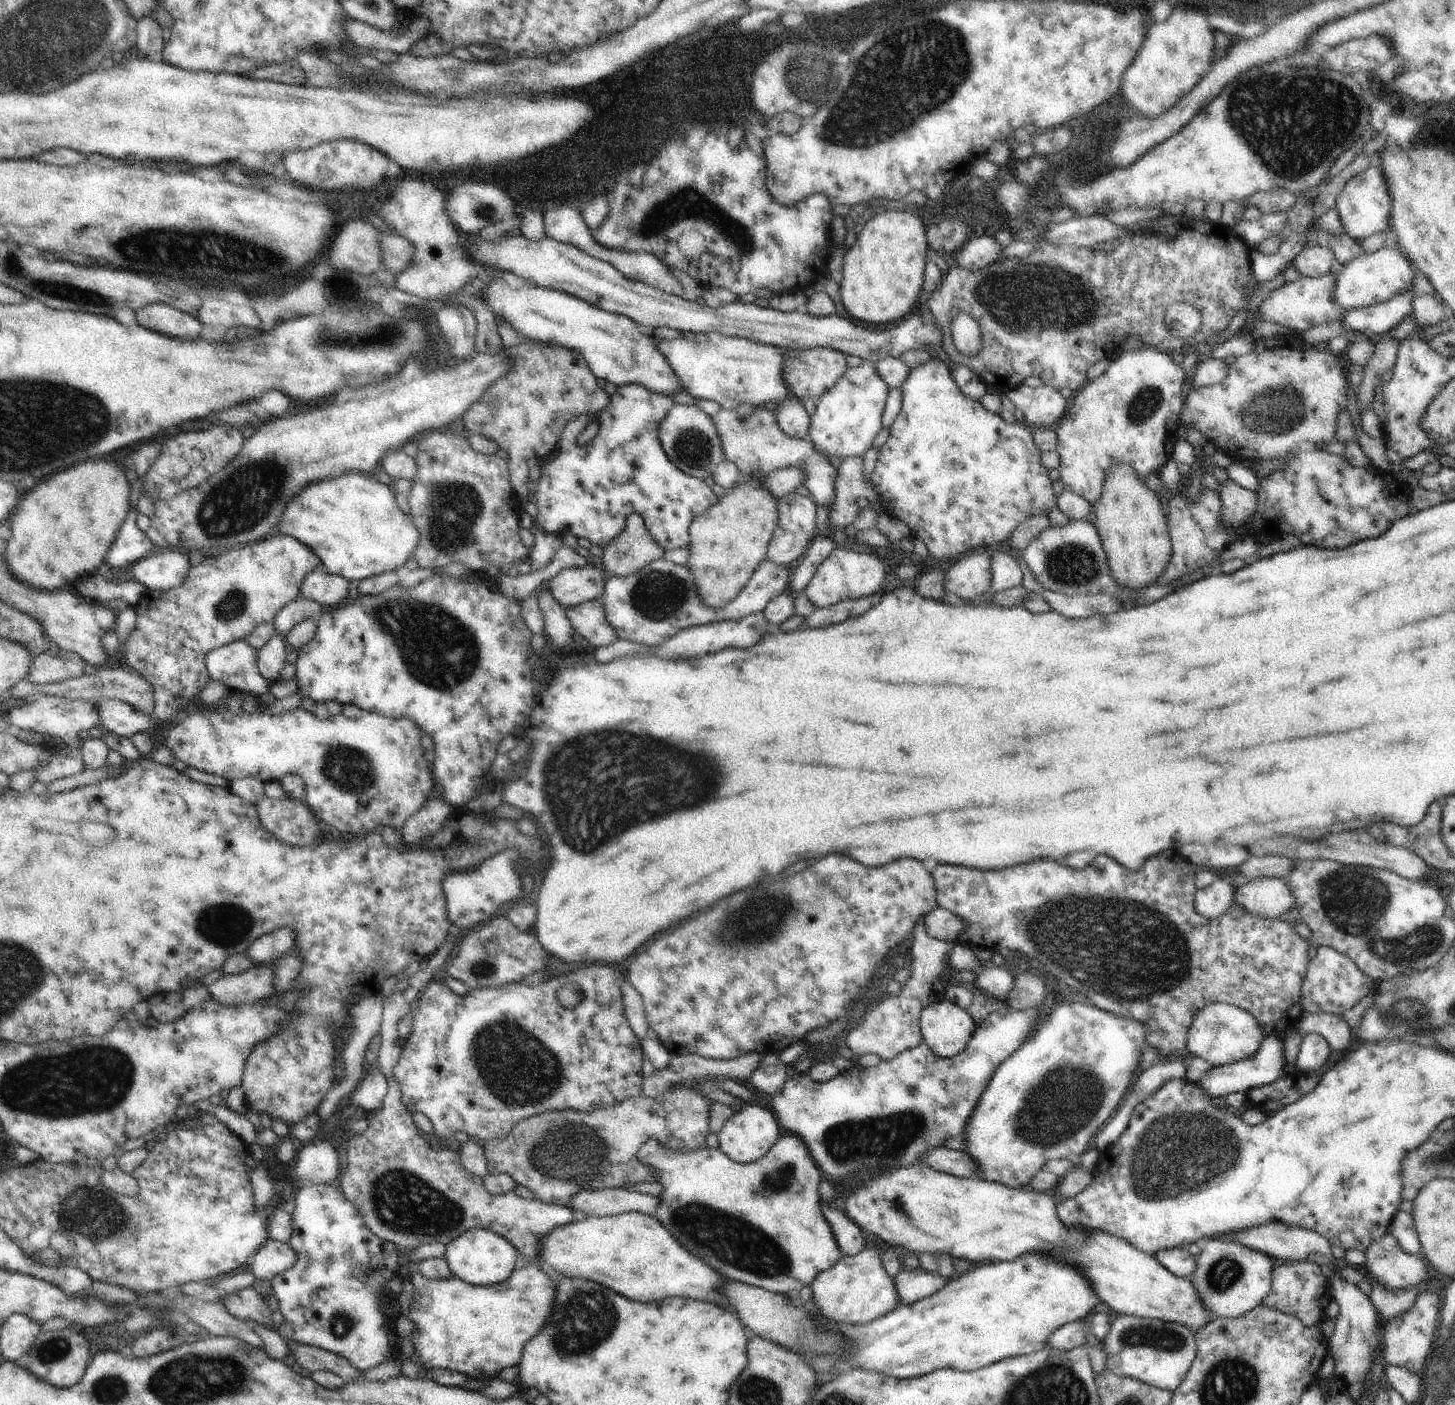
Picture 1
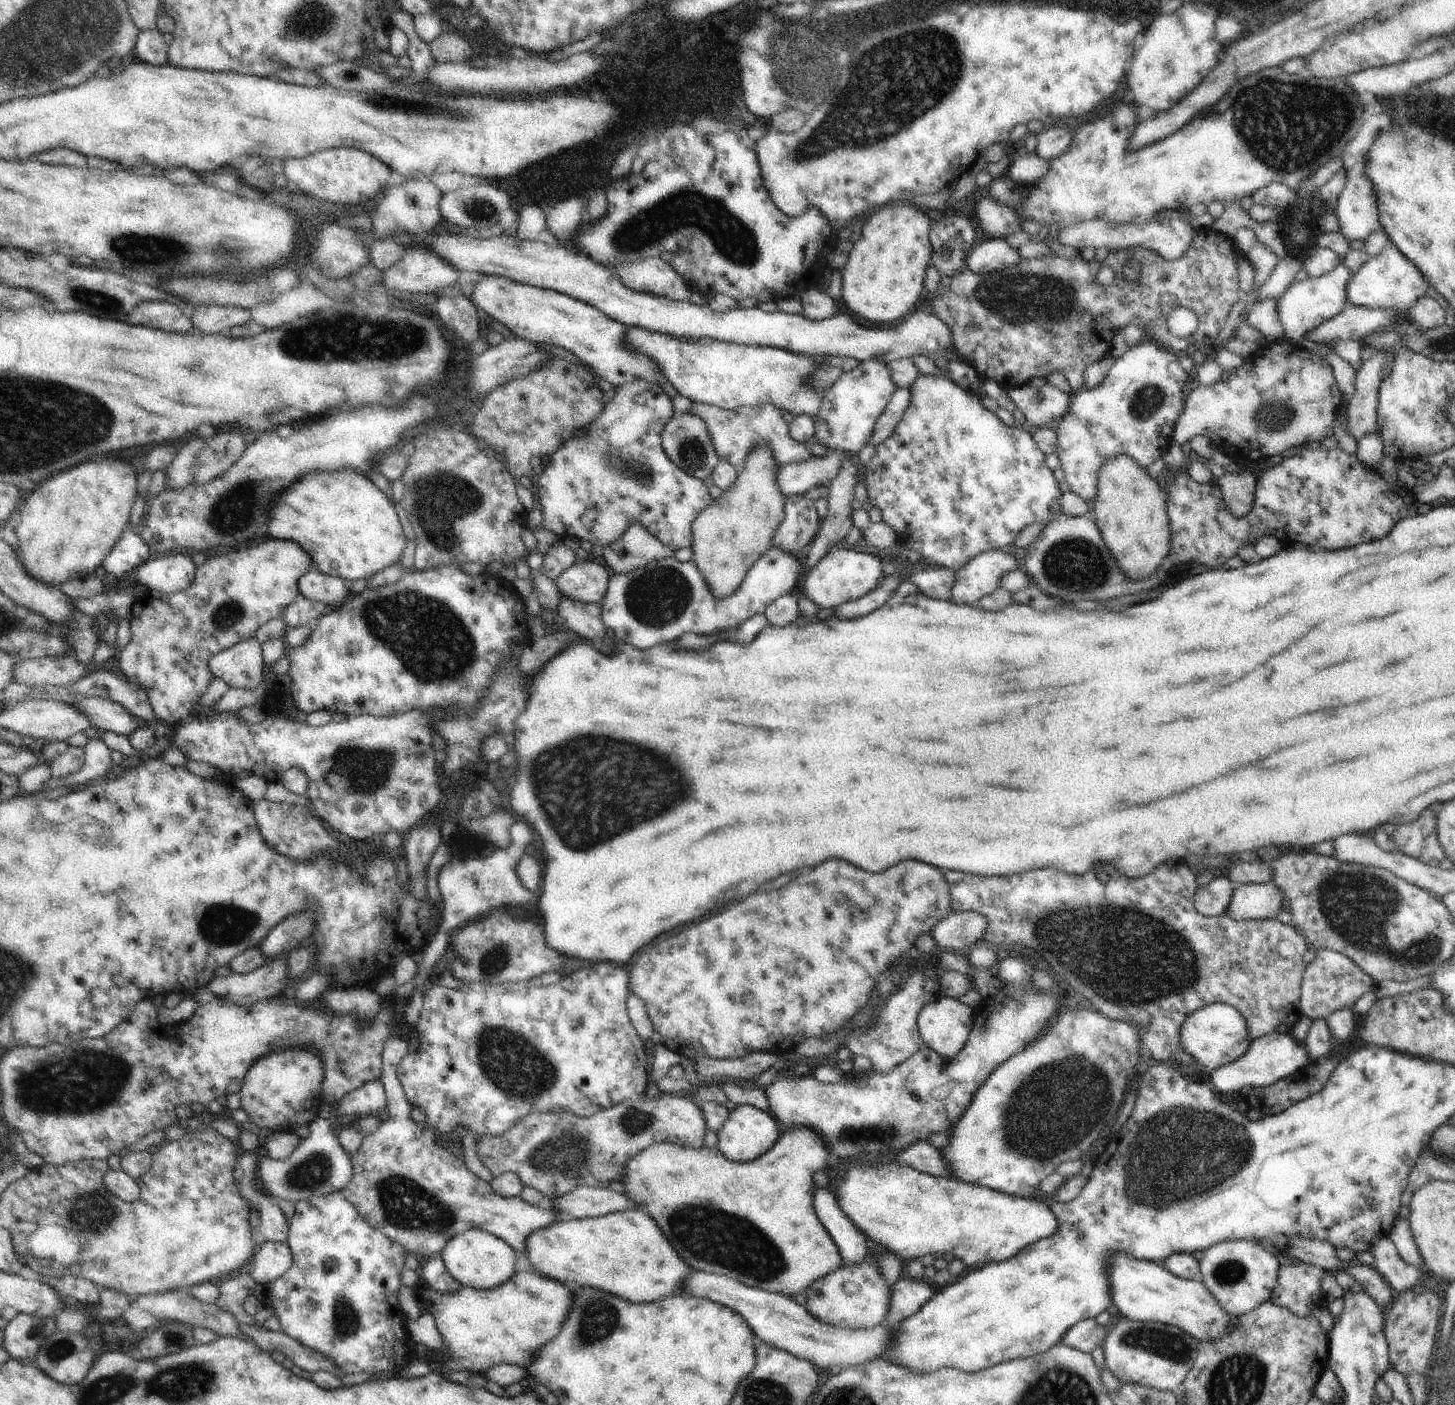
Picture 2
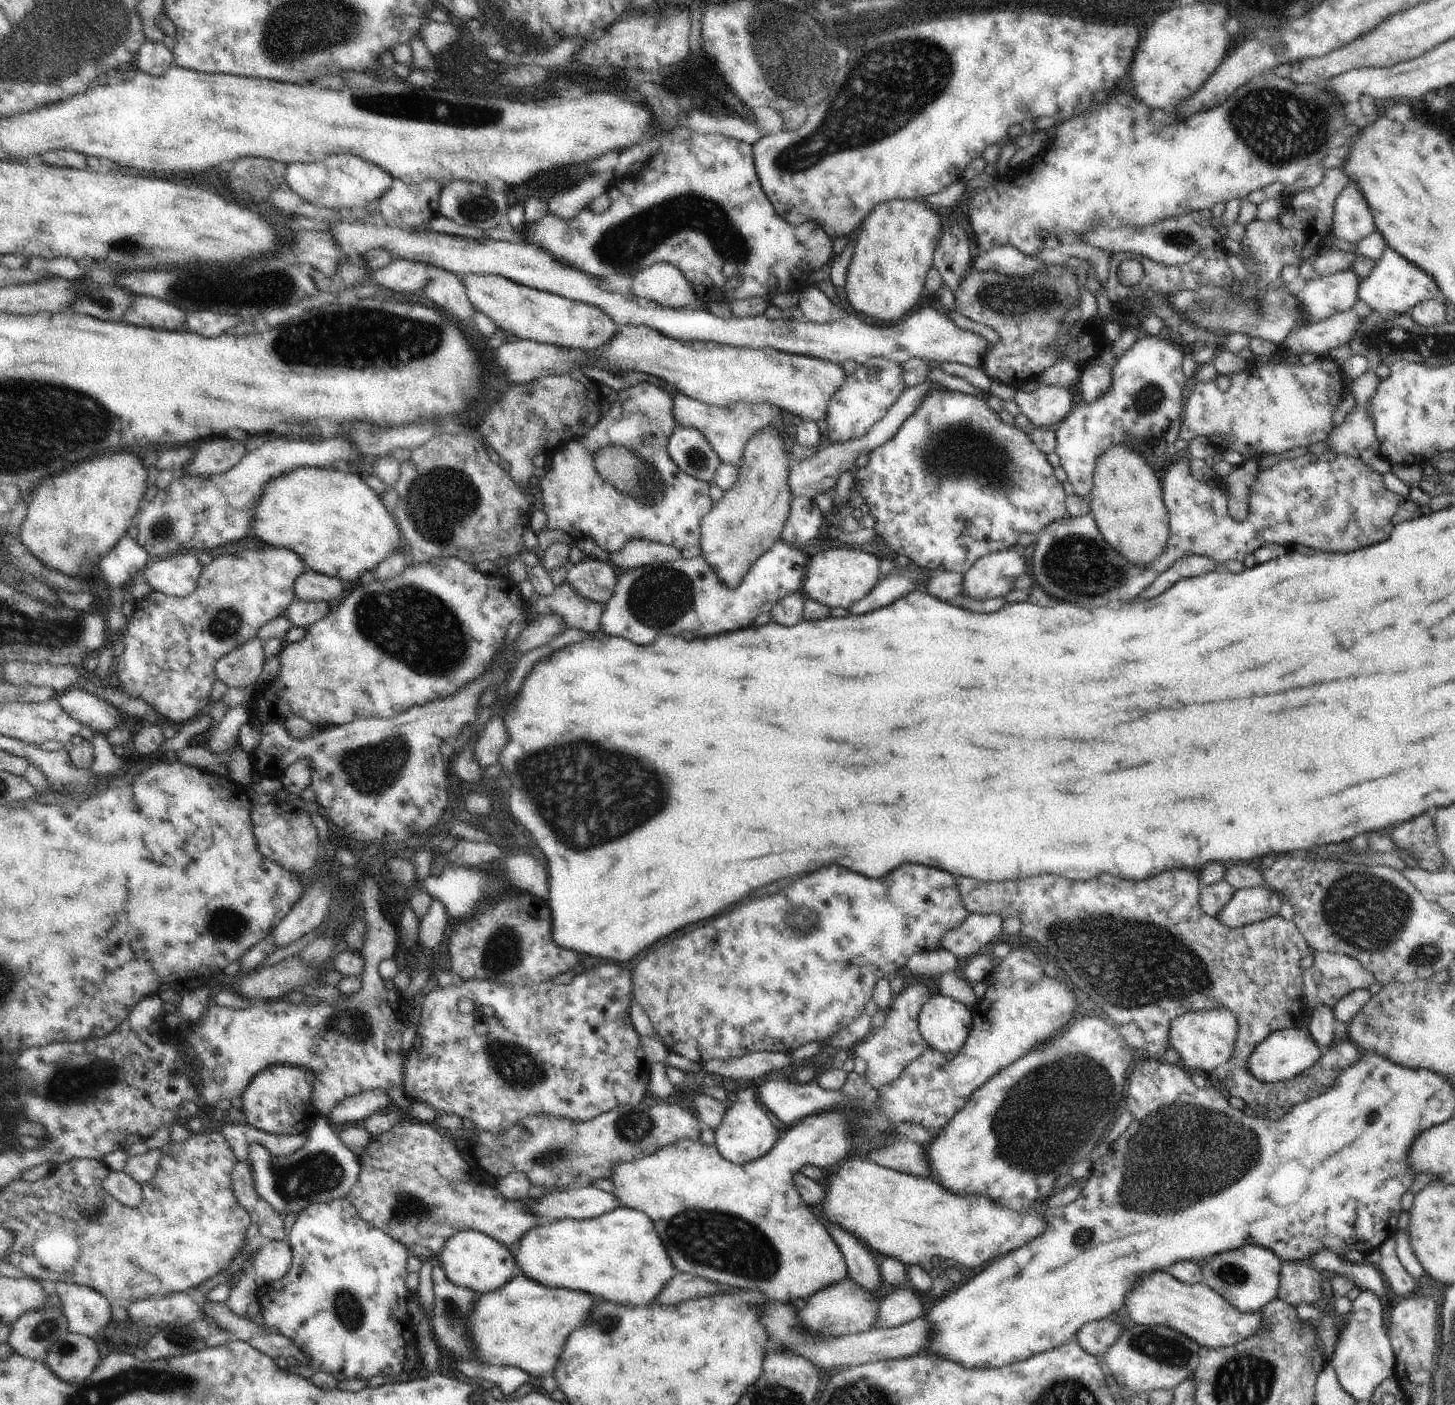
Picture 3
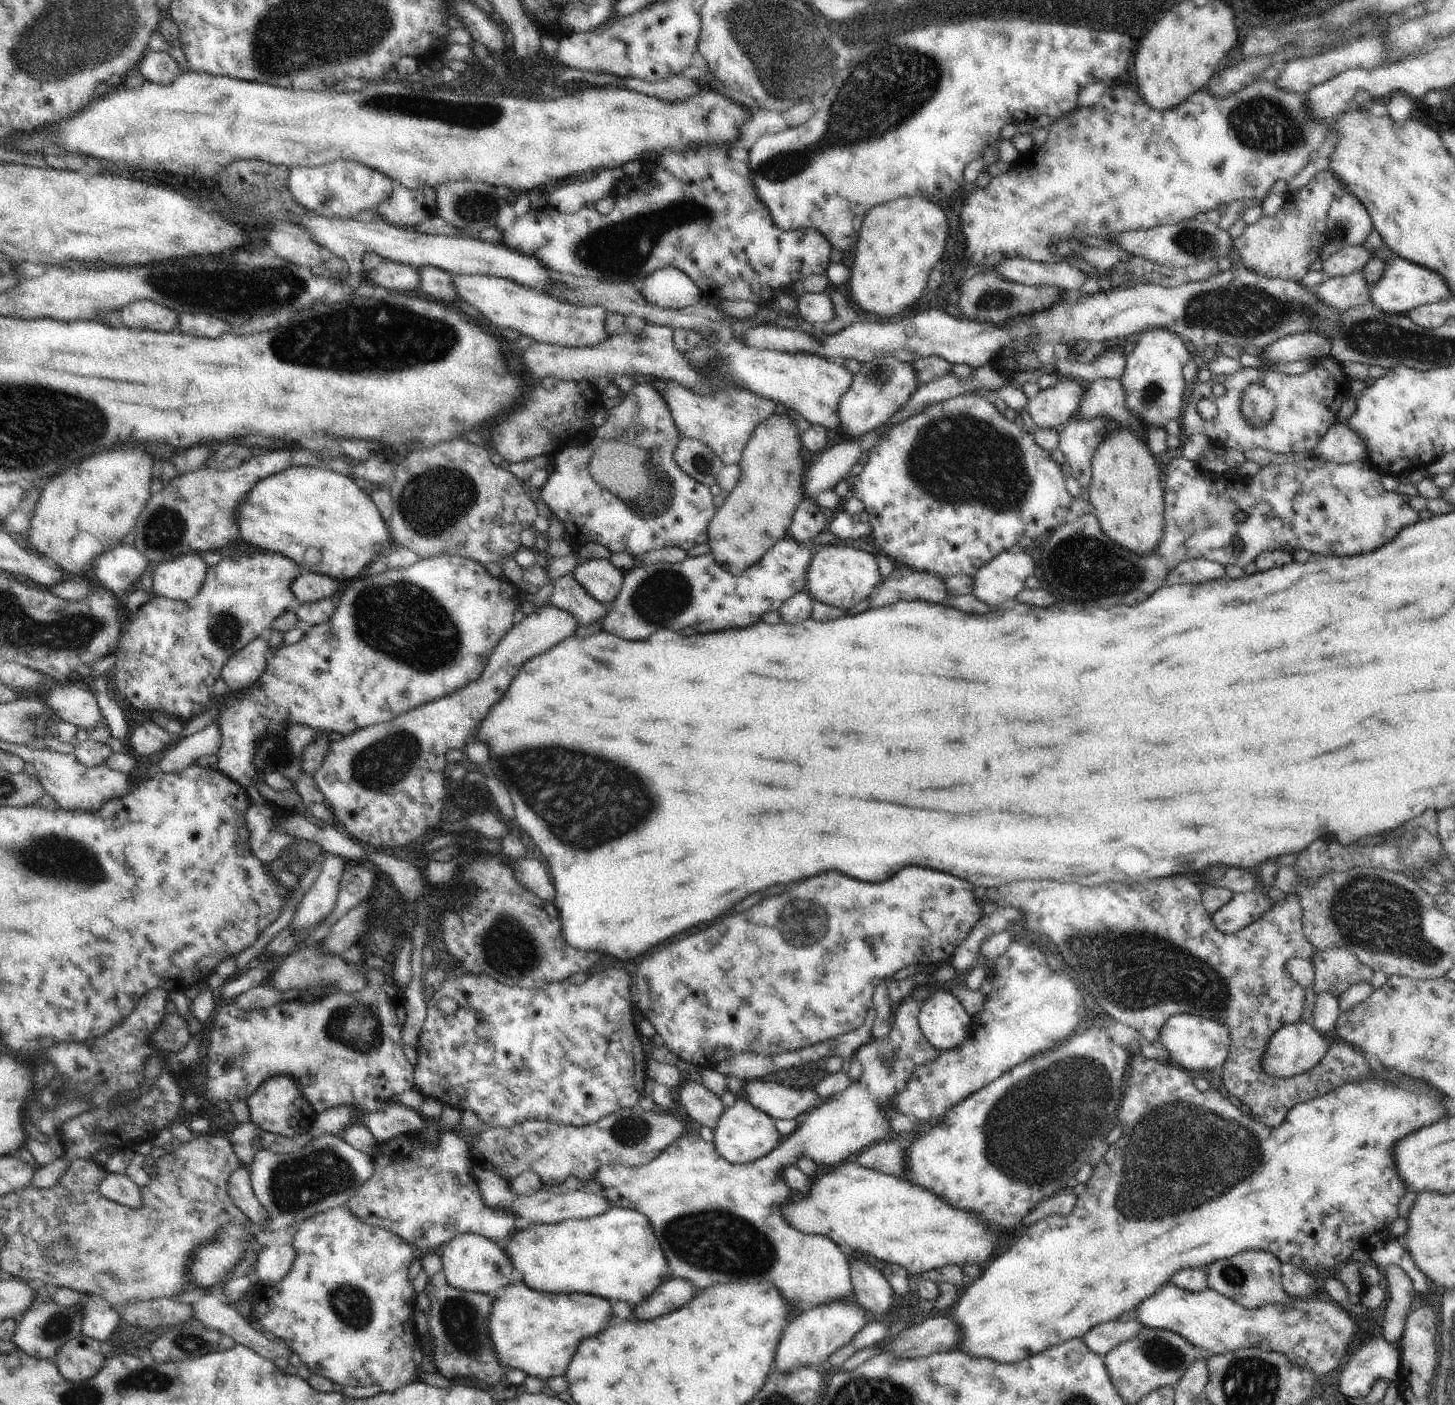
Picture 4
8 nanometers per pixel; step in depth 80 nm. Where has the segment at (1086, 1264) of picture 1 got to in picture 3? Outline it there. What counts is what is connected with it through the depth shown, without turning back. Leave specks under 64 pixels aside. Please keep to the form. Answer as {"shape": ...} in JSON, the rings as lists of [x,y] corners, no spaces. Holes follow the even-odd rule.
{"shape":[[[846,1158],[840,1163],[839,1170],[829,1178],[828,1182],[825,1182],[824,1190],[823,1201],[809,1208],[820,1222],[824,1218],[832,1225],[838,1225],[842,1230],[854,1235],[854,1238],[862,1241],[869,1250],[900,1260],[907,1268],[920,1265],[929,1274],[937,1268],[940,1260],[947,1258],[956,1260],[960,1266],[978,1270],[978,1266],[982,1268],[990,1260],[1020,1248],[1046,1228],[1045,1217],[1031,1209],[1027,1213],[1019,1213],[1002,1208],[984,1195],[959,1197],[930,1178],[882,1168],[864,1158],[854,1158],[854,1160]],[[1154,1272],[1144,1278],[1136,1294],[1126,1298],[1128,1323],[1168,1327],[1189,1336],[1200,1347],[1223,1349],[1253,1337],[1263,1326],[1263,1312],[1240,1312],[1205,1282],[1187,1285],[1168,1272]]]}

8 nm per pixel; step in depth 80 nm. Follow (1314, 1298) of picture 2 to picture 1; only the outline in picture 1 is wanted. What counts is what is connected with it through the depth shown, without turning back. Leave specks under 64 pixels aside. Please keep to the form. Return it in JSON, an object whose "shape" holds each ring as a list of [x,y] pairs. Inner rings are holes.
{"shape":[[[1310,1261],[1281,1262],[1272,1269],[1272,1278],[1270,1294],[1261,1302],[1264,1306],[1297,1316],[1306,1326],[1319,1324],[1325,1317],[1324,1310],[1334,1298],[1320,1265]]]}

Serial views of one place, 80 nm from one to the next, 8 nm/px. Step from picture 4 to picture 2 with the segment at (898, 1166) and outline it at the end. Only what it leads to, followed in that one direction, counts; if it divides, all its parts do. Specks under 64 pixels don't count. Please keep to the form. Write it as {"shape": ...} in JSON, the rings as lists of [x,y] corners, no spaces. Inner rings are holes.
{"shape":[[[924,1139],[910,1143],[906,1148],[898,1151],[892,1162],[935,1177],[951,1178],[950,1167],[943,1159],[941,1150]]]}

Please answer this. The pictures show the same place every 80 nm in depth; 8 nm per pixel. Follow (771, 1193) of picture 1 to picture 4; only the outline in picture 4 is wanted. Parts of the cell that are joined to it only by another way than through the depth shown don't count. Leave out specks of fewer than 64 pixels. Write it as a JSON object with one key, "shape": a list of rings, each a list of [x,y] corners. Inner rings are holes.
{"shape":[[[913,996],[910,998],[906,998],[906,1000],[902,1000],[898,1006],[896,1006],[897,1010],[895,1012],[895,1016],[892,1019],[892,1028],[890,1033],[884,1037],[872,1038],[868,1044],[864,1044],[861,1048],[858,1048],[856,1055],[854,1057],[855,1060],[858,1060],[860,1064],[862,1064],[862,1075],[858,1081],[852,1081],[849,1085],[849,1088],[842,1093],[840,1096],[837,1096],[829,1101],[824,1102],[820,1108],[816,1108],[813,1112],[810,1112],[807,1115],[806,1122],[801,1126],[797,1126],[796,1130],[792,1132],[792,1134],[788,1135],[788,1138],[784,1140],[783,1144],[778,1145],[775,1150],[772,1150],[770,1154],[760,1158],[760,1160],[756,1160],[755,1162],[750,1162],[747,1164],[732,1164],[727,1162],[714,1147],[713,1143],[705,1142],[700,1136],[693,1136],[692,1134],[684,1134],[678,1140],[672,1142],[658,1158],[652,1160],[652,1162],[648,1162],[648,1164],[644,1164],[641,1166],[621,1166],[620,1164],[616,1165],[606,1165],[605,1167],[601,1167],[596,1174],[594,1174],[594,1180],[602,1186],[602,1196],[610,1202],[612,1207],[623,1207],[631,1210],[636,1210],[641,1214],[646,1214],[646,1217],[652,1222],[652,1228],[654,1228],[654,1232],[656,1232],[656,1238],[658,1238],[658,1242],[662,1244],[662,1251],[668,1260],[668,1265],[671,1271],[671,1279],[674,1278],[684,1278],[684,1280],[688,1280],[690,1284],[694,1284],[696,1288],[699,1290],[710,1288],[716,1284],[748,1284],[748,1282],[754,1282],[754,1284],[758,1284],[758,1282],[774,1282],[780,1290],[782,1290],[782,1294],[786,1296],[786,1300],[790,1300],[790,1302],[800,1302],[800,1304],[810,1304],[810,1306],[818,1306],[818,1304],[827,1304],[828,1302],[834,1302],[834,1300],[840,1300],[840,1298],[848,1298],[848,1296],[853,1296],[853,1288],[851,1284],[851,1276],[849,1271],[849,1263],[846,1260],[846,1256],[842,1254],[842,1250],[838,1247],[838,1244],[831,1240],[830,1238],[826,1238],[826,1236],[822,1236],[822,1234],[804,1234],[804,1232],[800,1232],[800,1230],[796,1230],[796,1228],[792,1228],[784,1218],[782,1218],[782,1214],[780,1214],[780,1210],[782,1210],[782,1204],[786,1204],[786,1202],[790,1202],[790,1198],[792,1198],[792,1188],[788,1186],[784,1180],[782,1180],[781,1172],[786,1168],[786,1166],[796,1166],[798,1164],[798,1160],[802,1158],[802,1156],[806,1156],[806,1158],[810,1158],[810,1160],[814,1160],[816,1164],[824,1164],[824,1165],[834,1165],[845,1160],[848,1161],[850,1156],[858,1155],[865,1149],[869,1149],[873,1145],[877,1145],[887,1139],[891,1139],[894,1136],[894,1132],[892,1126],[890,1126],[890,1120],[884,1116],[884,1112],[880,1110],[880,1104],[884,1106],[884,1104],[893,1104],[894,1096],[896,1094],[900,1094],[904,1088],[906,1088],[906,1084],[908,1084],[908,1080],[910,1080],[910,1076],[912,1076],[912,1072],[920,1066],[920,1064],[930,1064],[930,1062],[934,1062],[934,1060],[938,1060],[938,1056],[940,1056],[941,1052],[938,1051],[934,1046],[931,1046],[928,1043],[928,1040],[924,1038],[922,1032],[919,1028],[919,1013],[922,1008],[923,1002],[920,1000],[916,1000]]]}

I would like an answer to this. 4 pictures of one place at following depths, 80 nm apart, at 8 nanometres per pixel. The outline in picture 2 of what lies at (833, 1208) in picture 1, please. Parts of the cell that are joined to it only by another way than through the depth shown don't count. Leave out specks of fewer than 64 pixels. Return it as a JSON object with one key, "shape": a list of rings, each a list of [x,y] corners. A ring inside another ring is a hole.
{"shape":[[[816,1187],[812,1193],[812,1204],[818,1218],[838,1246],[843,1264],[862,1264],[869,1257],[866,1249],[867,1236],[862,1234],[840,1210],[835,1193],[830,1192],[828,1187]]]}

